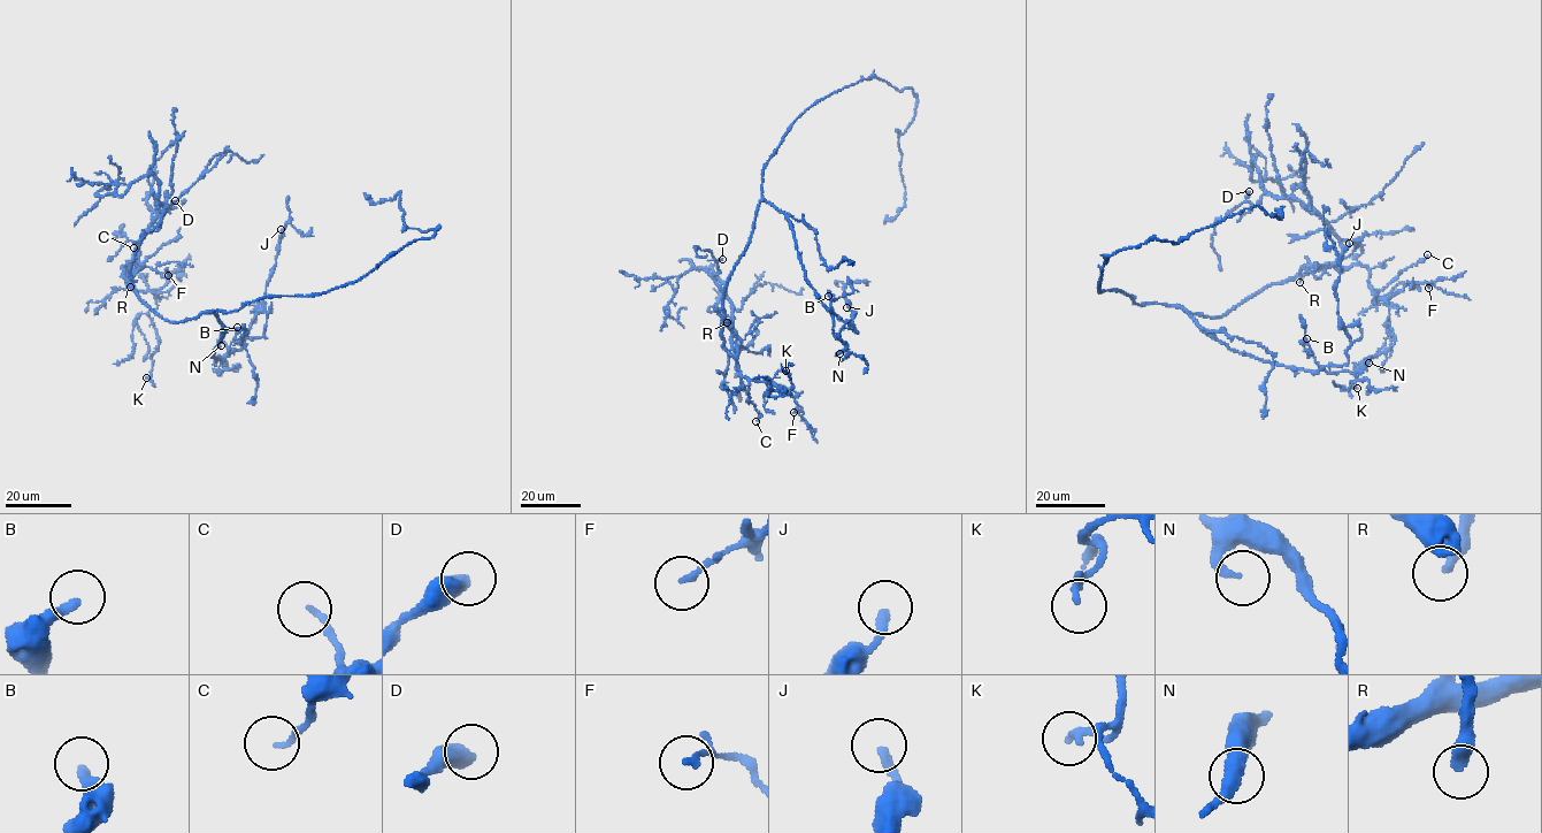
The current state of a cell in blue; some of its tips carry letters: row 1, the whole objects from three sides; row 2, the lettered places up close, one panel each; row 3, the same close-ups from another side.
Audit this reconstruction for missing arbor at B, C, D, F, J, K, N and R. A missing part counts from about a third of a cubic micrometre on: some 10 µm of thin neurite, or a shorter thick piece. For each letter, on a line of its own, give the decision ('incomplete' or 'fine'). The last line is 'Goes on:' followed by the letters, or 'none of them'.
B: fine
C: fine
D: fine
F: fine
J: fine
K: fine
N: fine
R: fine
Goes on: none of them

